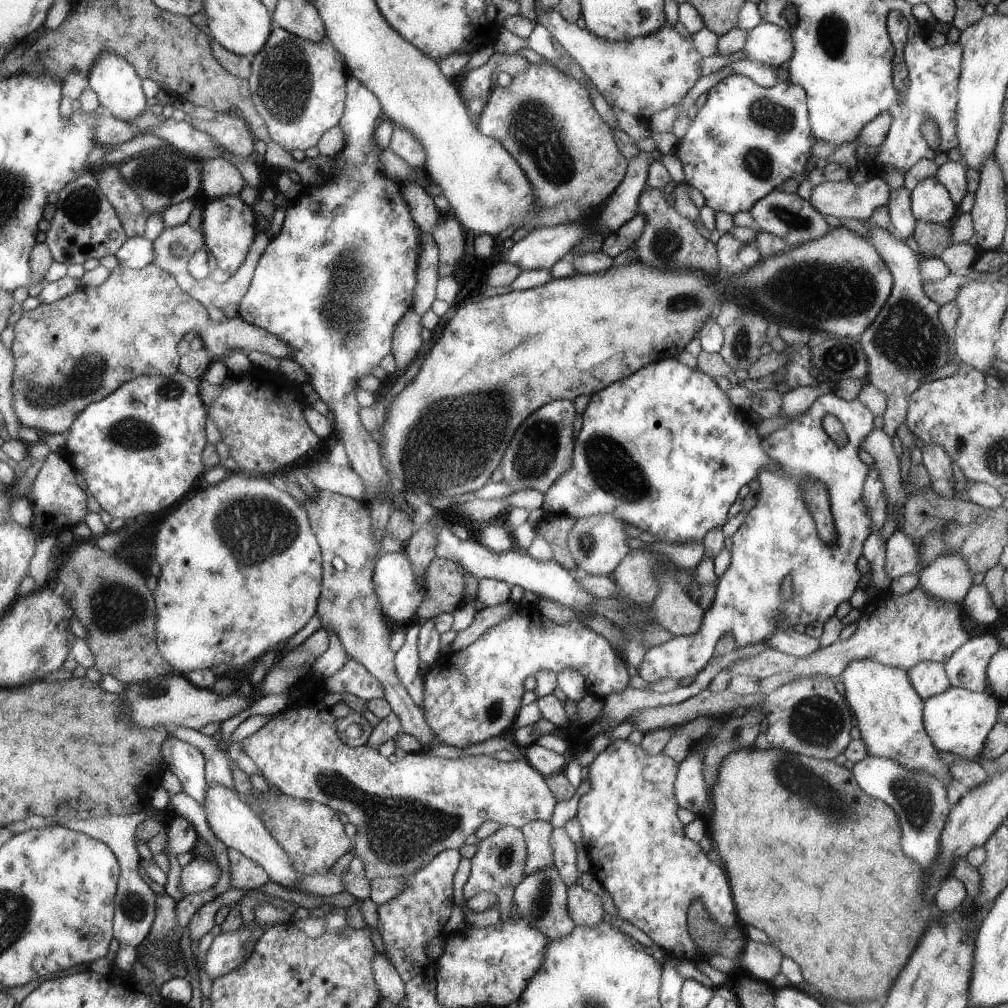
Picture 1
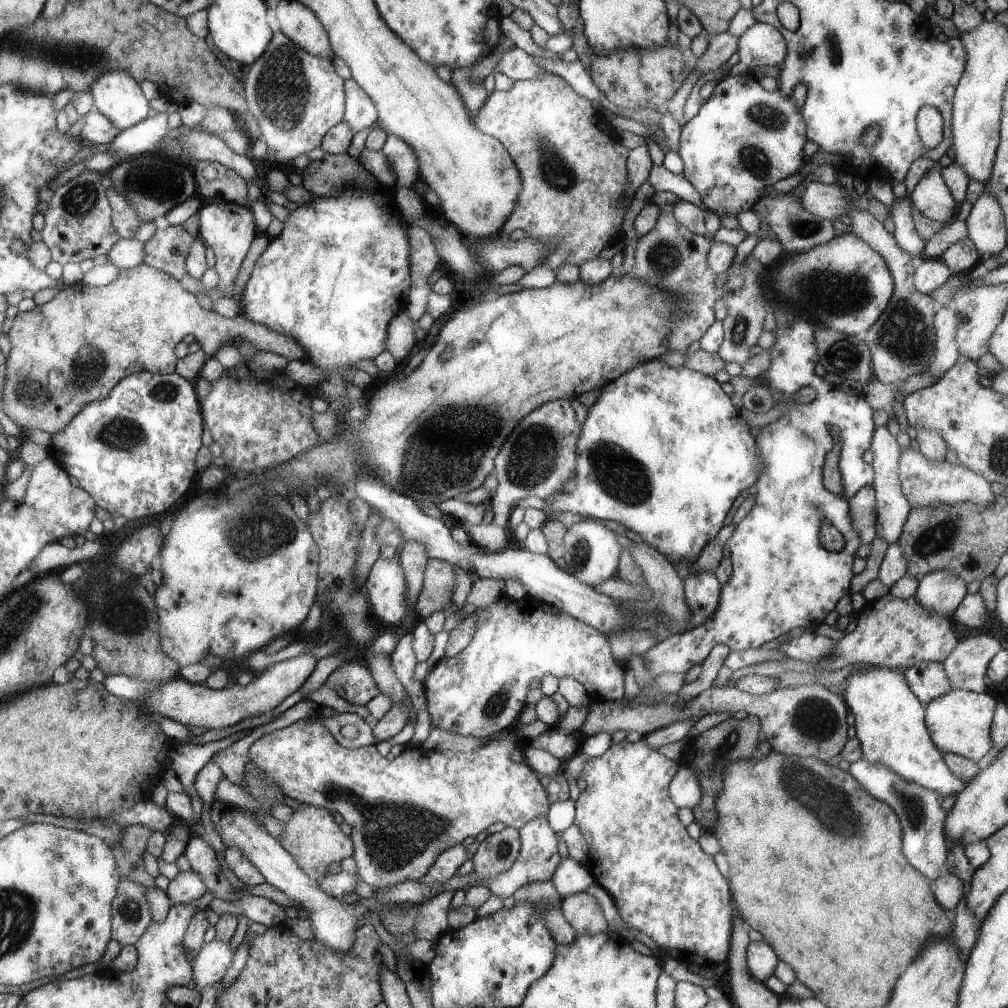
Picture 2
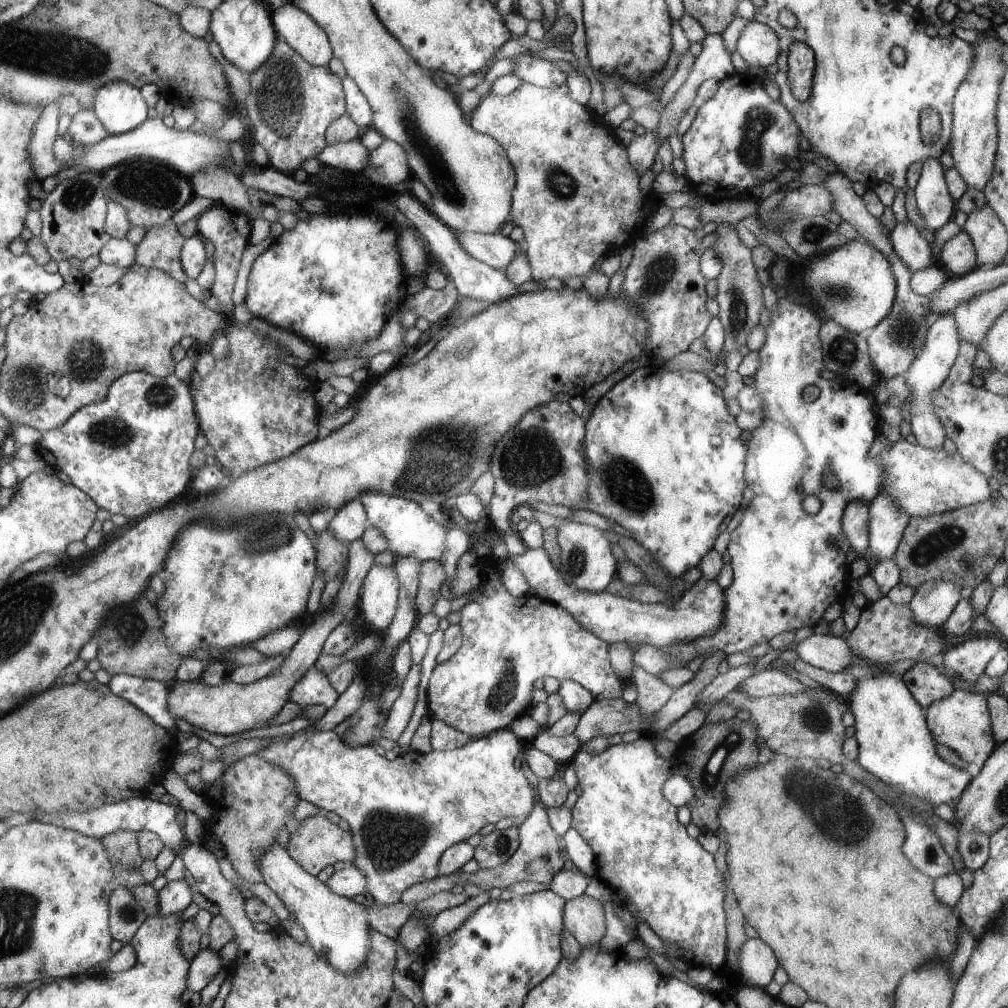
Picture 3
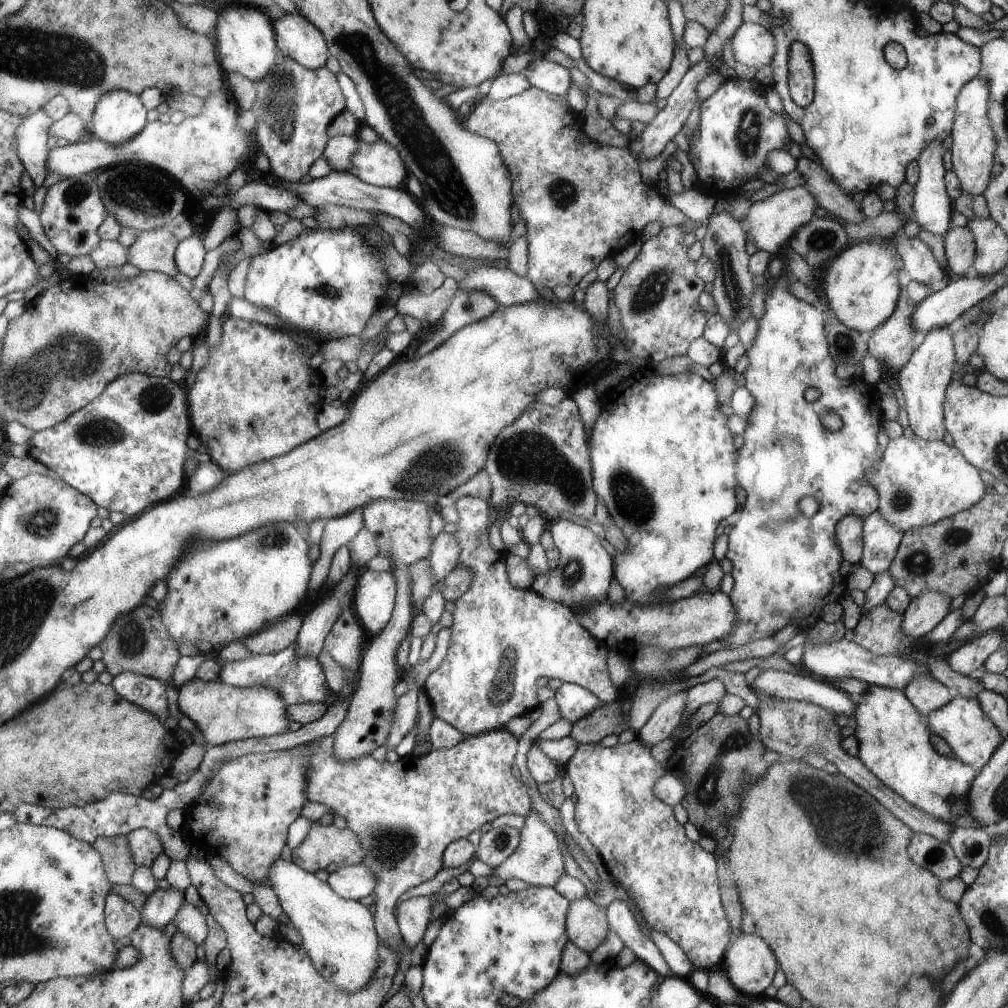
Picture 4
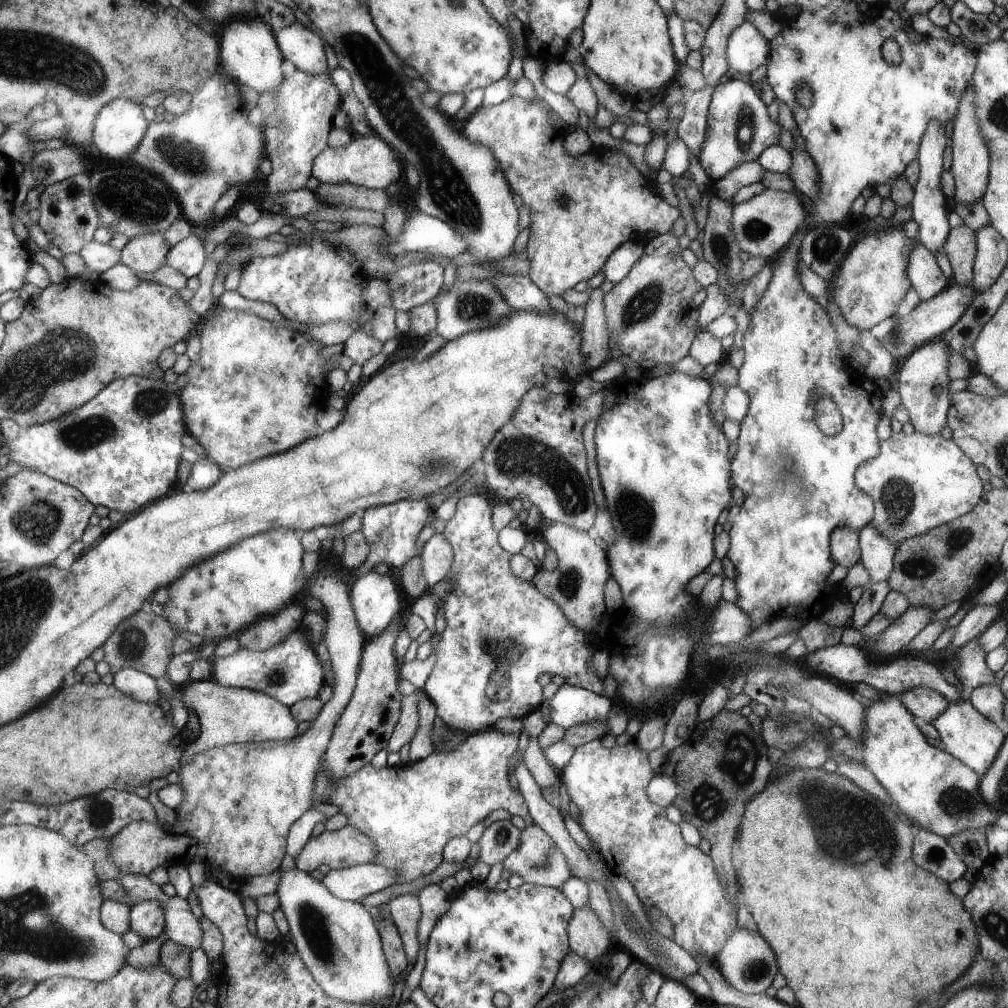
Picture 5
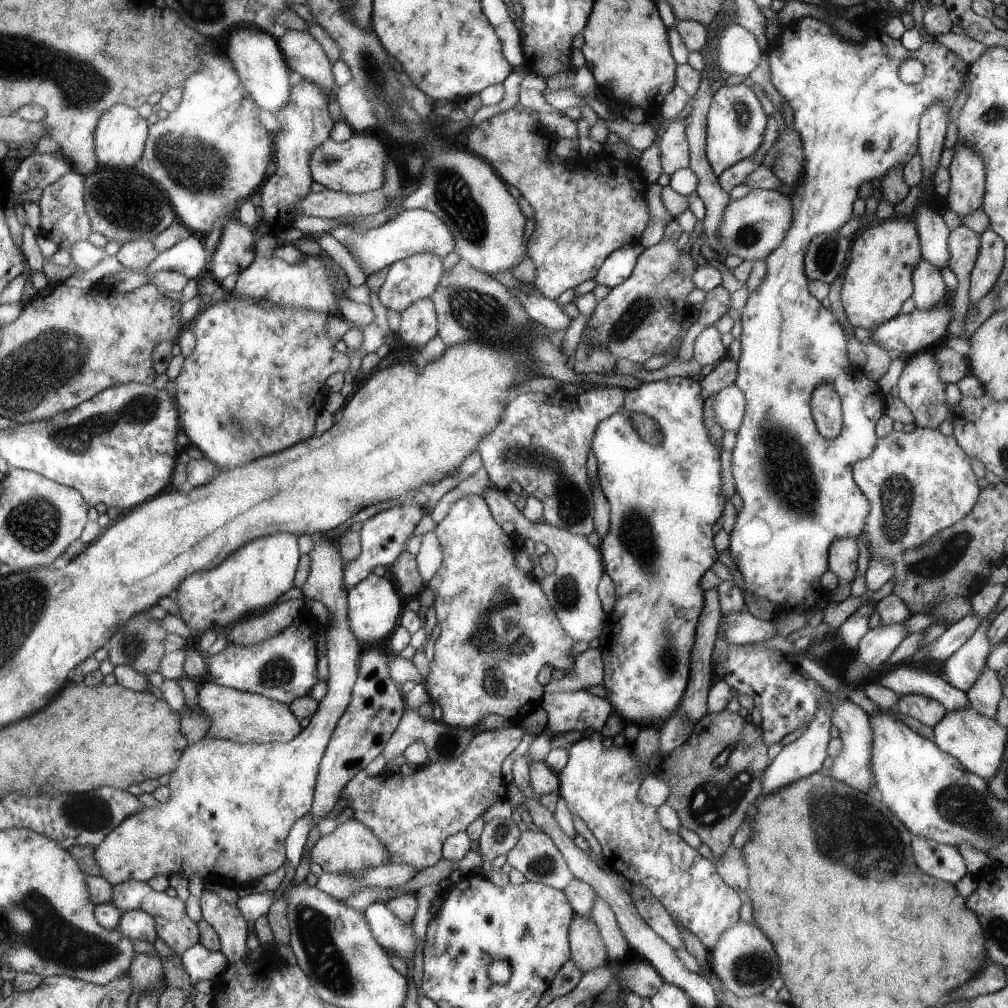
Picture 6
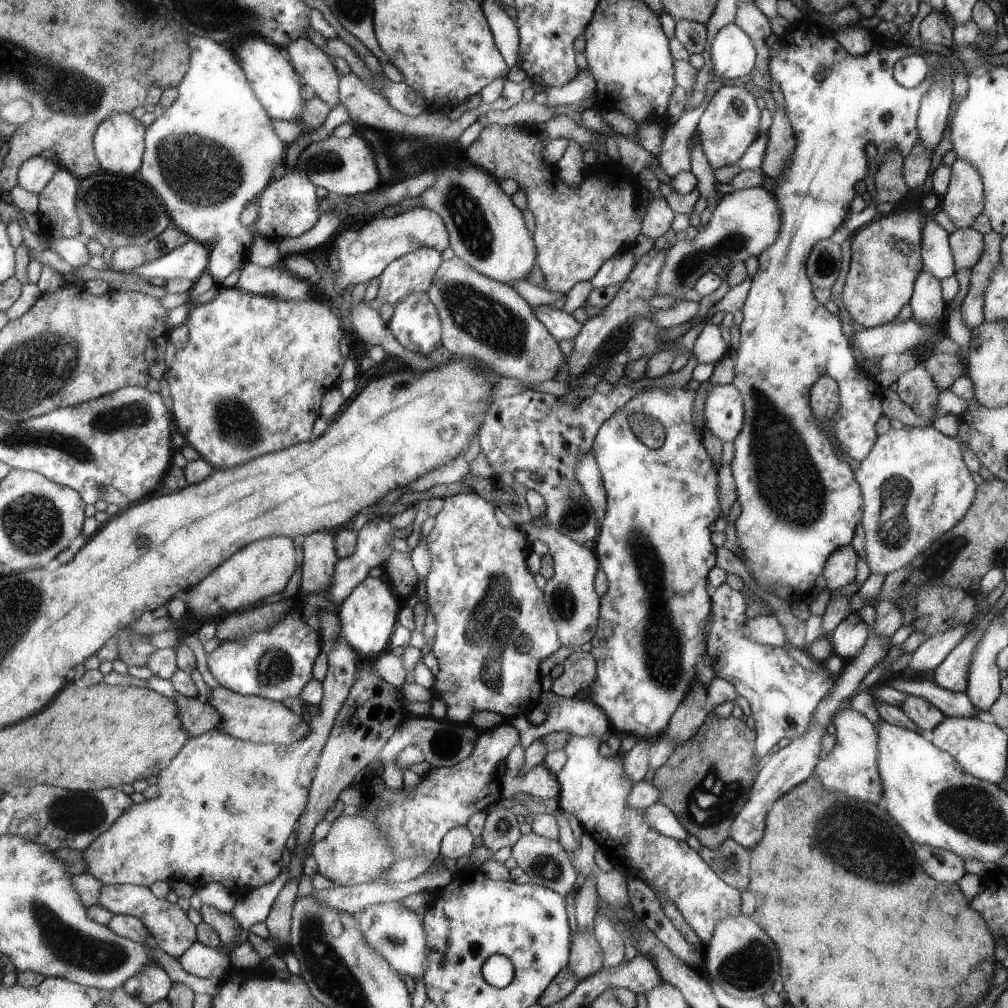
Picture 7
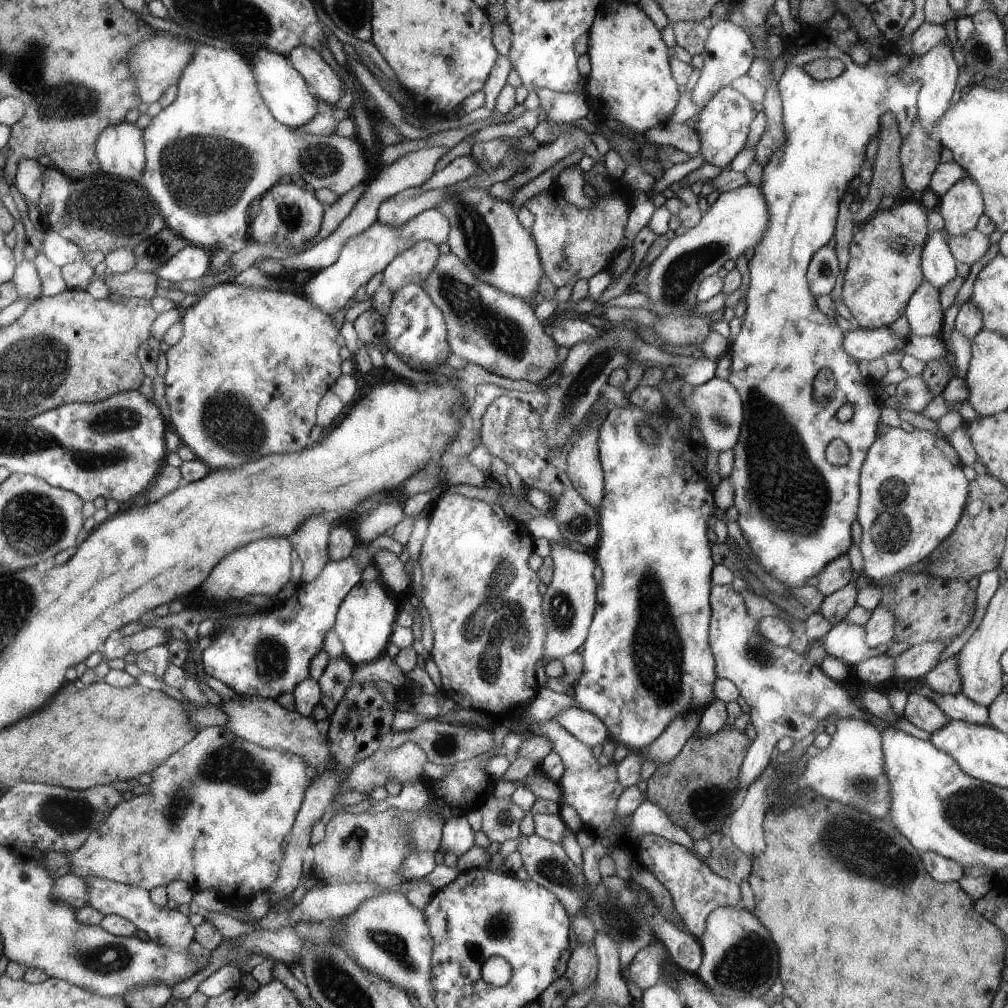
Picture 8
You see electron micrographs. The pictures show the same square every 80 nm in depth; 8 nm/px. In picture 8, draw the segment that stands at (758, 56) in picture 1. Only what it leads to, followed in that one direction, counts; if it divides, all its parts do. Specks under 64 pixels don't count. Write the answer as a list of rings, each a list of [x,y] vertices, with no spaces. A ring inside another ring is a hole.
[[[730,20],[718,21],[712,25],[702,51],[705,63],[701,68],[700,78],[692,90],[692,101],[699,107],[699,112],[718,90],[730,85],[733,80],[742,75],[746,75],[755,57],[755,44],[752,36],[740,25],[734,24]]]

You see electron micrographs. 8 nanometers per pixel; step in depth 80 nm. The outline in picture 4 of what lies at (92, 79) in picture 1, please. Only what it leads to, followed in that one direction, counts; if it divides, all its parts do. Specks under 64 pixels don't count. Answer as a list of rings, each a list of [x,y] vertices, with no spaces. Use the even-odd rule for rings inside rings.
[[[124,89],[102,96],[95,107],[93,120],[93,134],[113,145],[136,138],[148,122],[140,95]]]

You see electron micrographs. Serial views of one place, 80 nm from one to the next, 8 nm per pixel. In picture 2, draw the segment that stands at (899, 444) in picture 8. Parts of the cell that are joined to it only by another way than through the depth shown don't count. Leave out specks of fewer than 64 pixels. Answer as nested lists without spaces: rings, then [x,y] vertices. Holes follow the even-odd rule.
[[[912,448],[901,450],[899,473],[901,474],[901,490],[906,495],[911,507],[965,502],[987,505],[996,501],[996,494],[992,490],[991,482],[984,477],[972,472],[964,465],[953,465],[945,460],[929,461],[924,454],[918,450],[912,450]]]

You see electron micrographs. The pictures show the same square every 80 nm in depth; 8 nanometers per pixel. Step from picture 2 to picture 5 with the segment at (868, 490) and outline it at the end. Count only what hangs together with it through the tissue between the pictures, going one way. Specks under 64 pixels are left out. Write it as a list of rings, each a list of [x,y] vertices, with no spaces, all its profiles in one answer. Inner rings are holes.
[[[849,526],[835,528],[831,534],[831,555],[835,565],[852,568],[861,559],[859,532]]]

